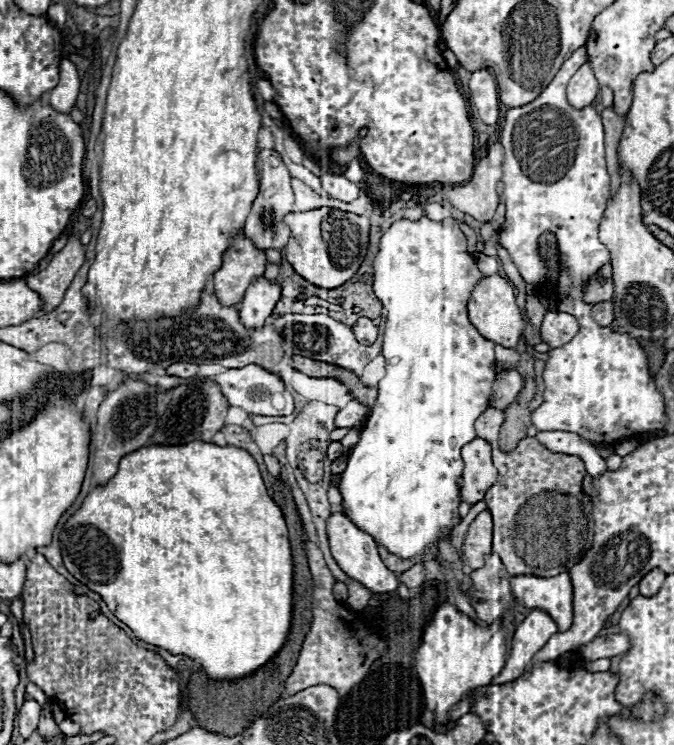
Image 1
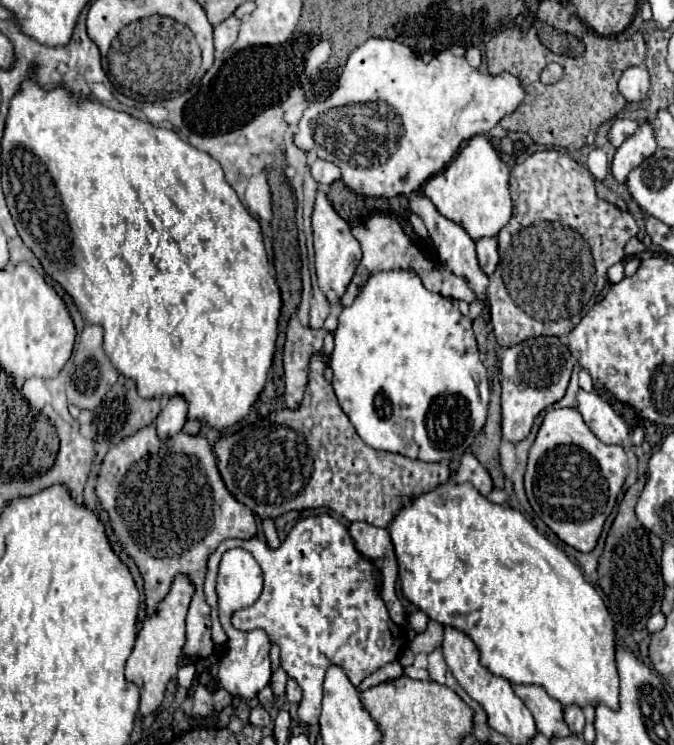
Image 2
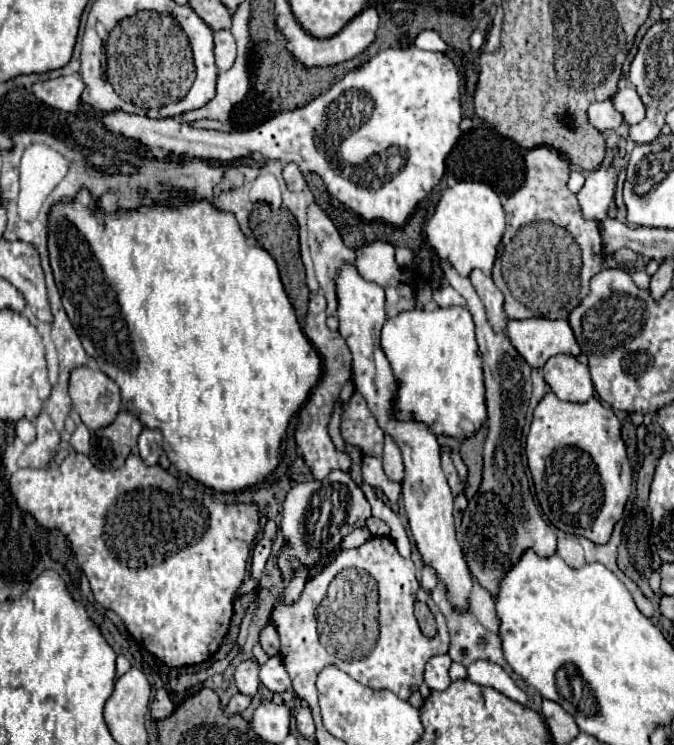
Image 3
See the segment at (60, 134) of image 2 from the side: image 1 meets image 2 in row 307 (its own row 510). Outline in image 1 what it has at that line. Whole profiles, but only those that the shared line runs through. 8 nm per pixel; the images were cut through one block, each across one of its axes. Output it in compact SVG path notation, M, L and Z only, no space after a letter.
M194 440L184 446L146 446L126 454L120 460L118 474L110 478L106 486L96 486L86 496L82 506L68 518L60 532L60 548L66 570L92 592L100 594L116 618L134 630L136 638L144 640L146 644L160 646L172 654L186 654L202 660L200 664L212 680L248 676L248 672L254 672L260 668L260 664L272 660L288 636L292 620L292 556L288 528L282 510L266 492L258 464L246 450L238 446L216 446L212 442Z

